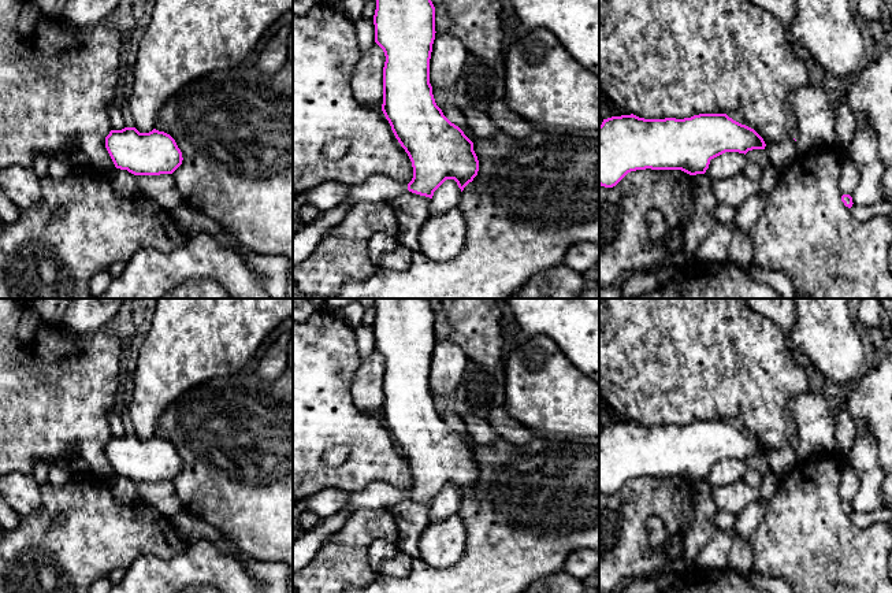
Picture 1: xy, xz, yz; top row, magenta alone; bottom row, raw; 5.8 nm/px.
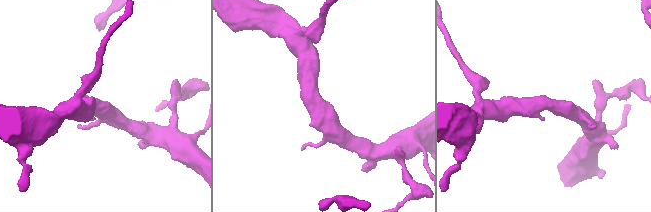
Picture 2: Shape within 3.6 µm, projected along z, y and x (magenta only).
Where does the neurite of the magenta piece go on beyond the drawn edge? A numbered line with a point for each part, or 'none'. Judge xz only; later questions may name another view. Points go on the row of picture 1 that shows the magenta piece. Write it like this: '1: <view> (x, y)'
1: xz (379, 188)

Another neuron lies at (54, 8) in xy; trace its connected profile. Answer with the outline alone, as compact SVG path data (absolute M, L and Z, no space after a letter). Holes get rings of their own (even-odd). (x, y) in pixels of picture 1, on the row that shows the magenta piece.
M33 0L37 7L49 16L60 16L67 0Z

